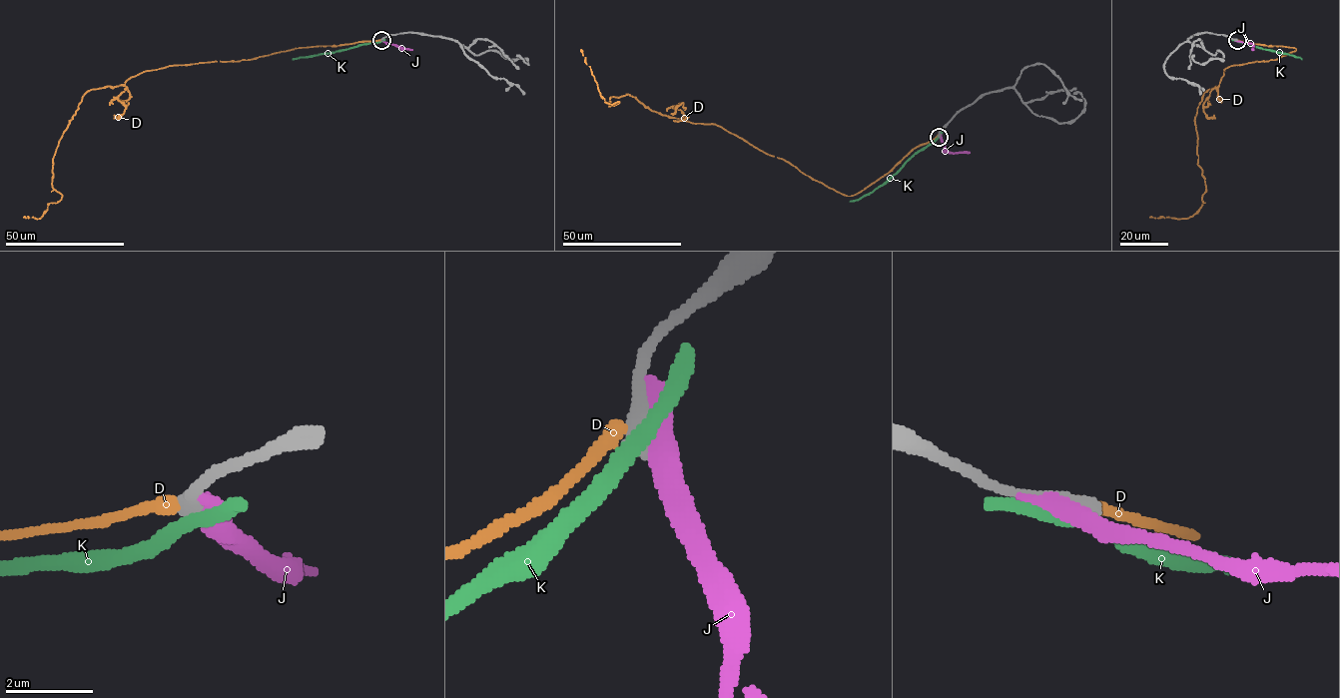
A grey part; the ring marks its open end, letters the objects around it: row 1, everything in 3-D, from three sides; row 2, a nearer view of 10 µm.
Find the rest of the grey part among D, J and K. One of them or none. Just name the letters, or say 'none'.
none

